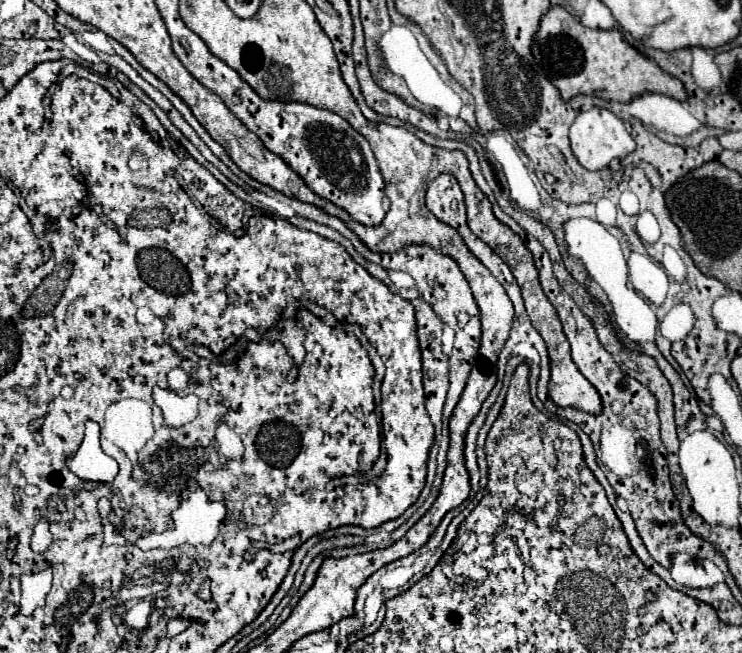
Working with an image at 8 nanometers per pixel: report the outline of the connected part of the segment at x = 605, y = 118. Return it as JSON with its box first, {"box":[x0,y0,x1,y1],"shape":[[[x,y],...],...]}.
{"box":[569,108,635,170],"shape":[[[593,108],[589,112],[581,112],[571,126],[569,140],[571,140],[571,150],[573,150],[575,158],[587,170],[607,168],[611,160],[615,160],[615,158],[623,160],[627,154],[631,154],[635,150],[635,140],[625,130],[623,120],[619,120],[613,112],[609,112],[605,108]]]}

